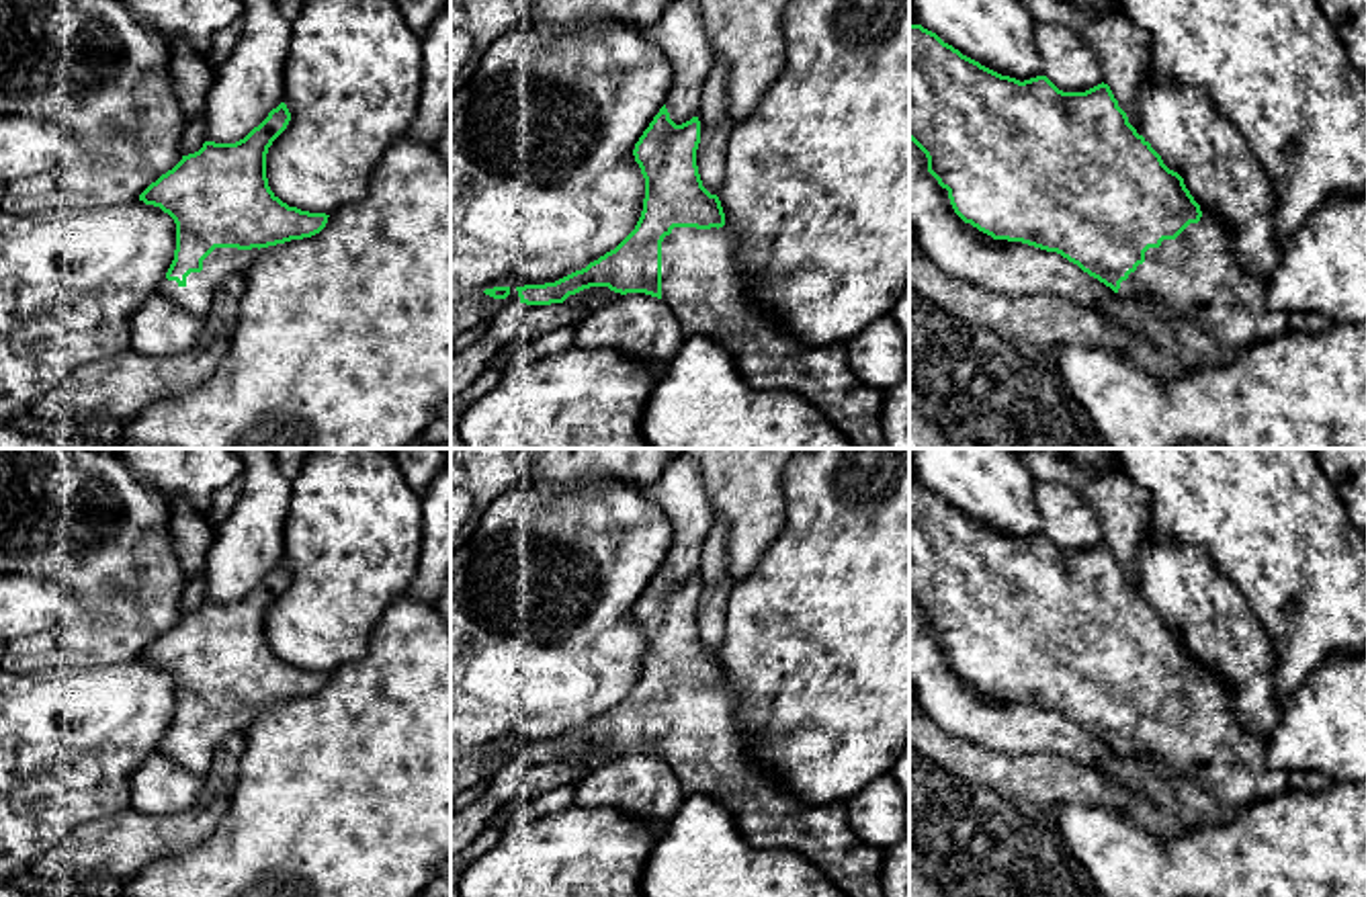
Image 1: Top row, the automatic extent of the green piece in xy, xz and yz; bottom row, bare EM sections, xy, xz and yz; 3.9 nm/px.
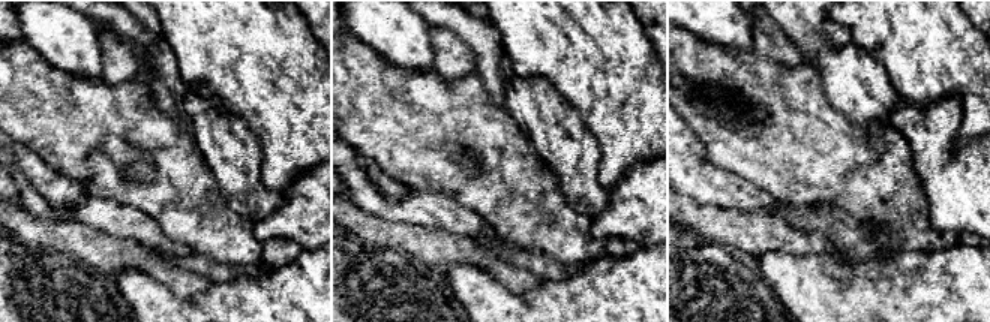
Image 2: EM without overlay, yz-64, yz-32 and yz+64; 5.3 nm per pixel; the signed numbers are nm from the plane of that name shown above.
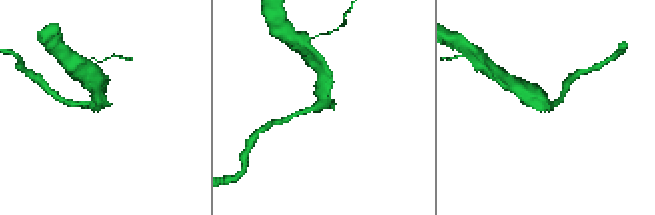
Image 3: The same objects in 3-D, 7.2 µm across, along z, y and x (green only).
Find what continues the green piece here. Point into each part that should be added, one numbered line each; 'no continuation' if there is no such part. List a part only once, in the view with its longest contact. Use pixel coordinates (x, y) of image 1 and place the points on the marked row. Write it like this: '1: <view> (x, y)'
1: yz (1197, 275)

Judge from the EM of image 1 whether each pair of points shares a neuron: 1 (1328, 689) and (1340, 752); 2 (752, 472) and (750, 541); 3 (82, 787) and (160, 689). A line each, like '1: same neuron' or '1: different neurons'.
1: same neuron
2: same neuron
3: same neuron

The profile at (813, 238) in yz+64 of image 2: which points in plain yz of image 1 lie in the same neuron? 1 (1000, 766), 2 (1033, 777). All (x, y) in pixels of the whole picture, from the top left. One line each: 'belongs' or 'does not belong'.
1: belongs
2: belongs

